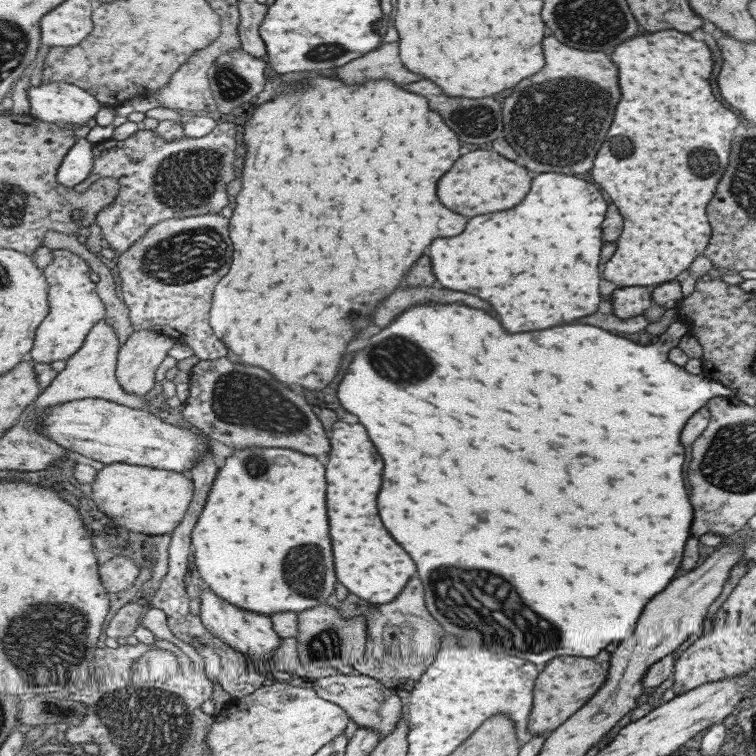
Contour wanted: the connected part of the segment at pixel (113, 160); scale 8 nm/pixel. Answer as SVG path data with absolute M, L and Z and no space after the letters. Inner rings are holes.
M232 118L220 121L215 130L203 138L185 136L174 141L163 138L153 129L140 127L127 139L111 139L97 146L93 173L75 189L82 193L103 178L119 180L118 198L97 214L97 224L110 248L120 254L144 238L150 228L160 222L219 214L231 204L227 186L237 180L237 136L239 126Z

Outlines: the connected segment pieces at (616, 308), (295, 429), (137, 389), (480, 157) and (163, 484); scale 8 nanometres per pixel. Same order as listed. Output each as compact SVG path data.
M645 286L621 288L621 290L615 290L615 292L611 294L613 314L615 314L617 318L621 318L621 320L643 315L651 304L651 291Z
M227 356L215 360L199 360L191 371L190 395L185 402L183 416L208 437L241 450L251 446L279 446L293 448L311 456L331 456L331 440L327 438L323 422L315 416L311 404L307 404L303 396L275 380L267 370L257 366L245 366L237 358Z
M136 330L131 334L127 342L120 348L116 368L117 378L125 392L138 396L149 394L157 386L157 370L168 357L167 352L171 350L171 346L175 346L176 341L172 336L159 331Z
M475 150L465 154L455 164L455 170L451 170L451 174L443 176L443 182L439 182L439 198L445 206L451 206L451 210L455 210L457 214L475 218L481 214L493 214L515 208L527 198L533 182L527 168L507 160L497 152Z
M131 463L104 465L91 486L91 497L97 508L107 514L117 526L123 526L129 531L141 532L147 536L152 535L157 539L162 534L172 533L181 524L195 496L195 484L189 476L173 470L161 470L158 467L132 465Z

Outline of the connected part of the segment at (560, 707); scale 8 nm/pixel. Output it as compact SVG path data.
M605 650L592 658L558 657L541 668L539 686L535 686L535 710L531 714L529 732L533 737L557 730L569 718L574 717L587 701L605 685L609 675L611 655Z

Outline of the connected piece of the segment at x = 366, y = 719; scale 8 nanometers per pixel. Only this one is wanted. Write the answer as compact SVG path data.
M335 675L315 680L314 690L318 696L341 705L350 715L350 719L358 726L379 732L380 738L393 734L400 721L407 717L408 709L401 696L393 689L385 688L381 682L363 675Z

